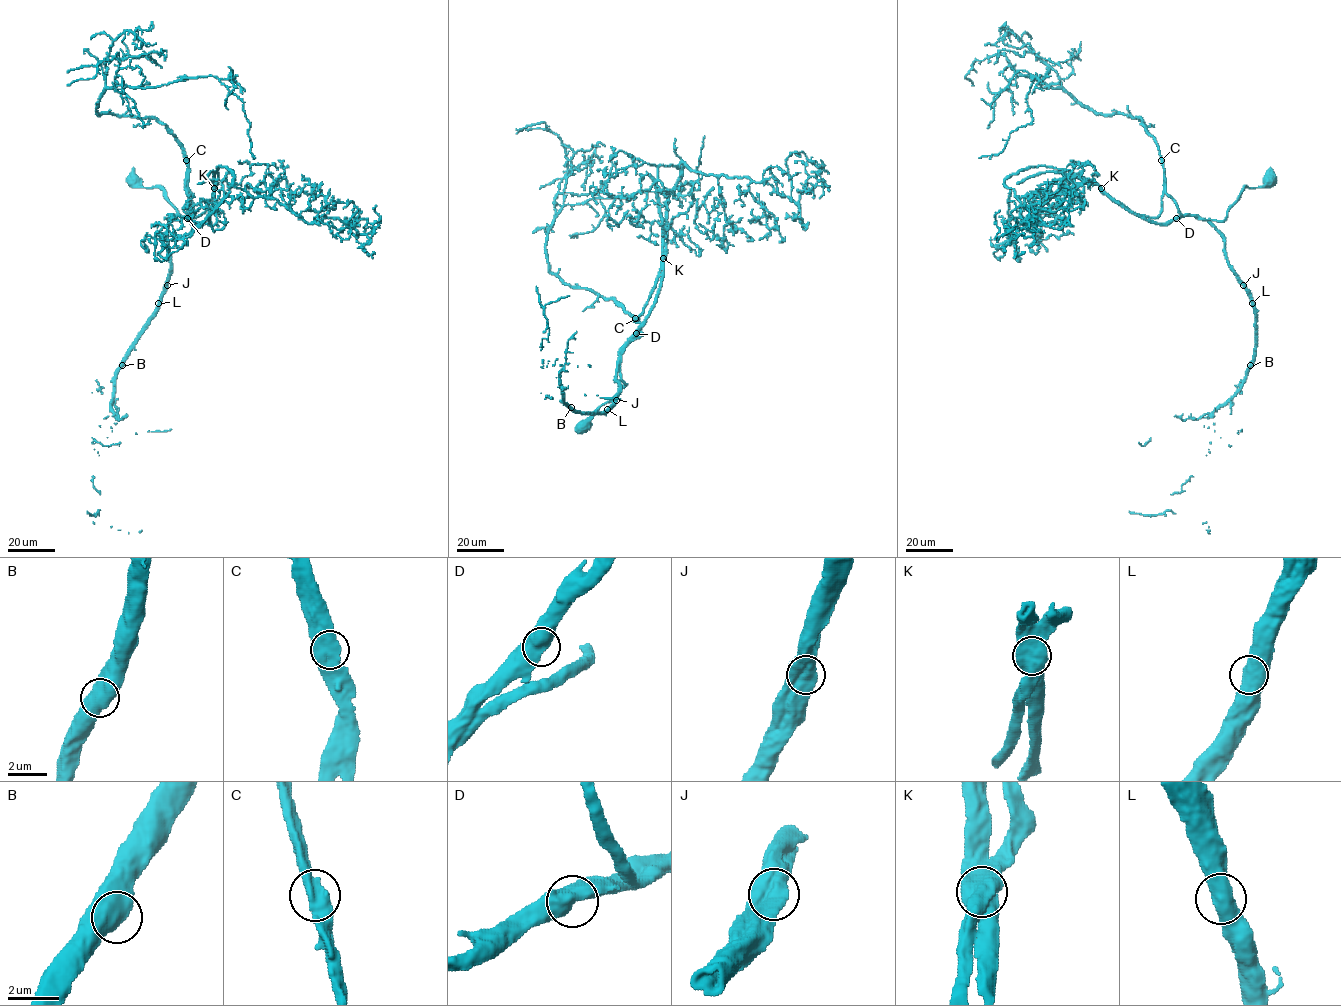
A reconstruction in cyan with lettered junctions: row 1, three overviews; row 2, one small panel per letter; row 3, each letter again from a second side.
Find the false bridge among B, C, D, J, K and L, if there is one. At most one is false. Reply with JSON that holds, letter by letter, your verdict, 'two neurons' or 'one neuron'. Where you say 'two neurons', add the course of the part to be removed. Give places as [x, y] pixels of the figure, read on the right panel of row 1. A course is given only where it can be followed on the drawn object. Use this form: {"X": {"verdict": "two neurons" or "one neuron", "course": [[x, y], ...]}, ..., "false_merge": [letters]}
{"B": {"verdict": "one neuron"}, "C": {"verdict": "one neuron"}, "D": {"verdict": "one neuron"}, "J": {"verdict": "one neuron"}, "K": {"verdict": "two neurons", "course": [[1100, 188], [1155, 223], [1207, 220], [1254, 309], [1221, 437], [1171, 494], [1209, 530]]}, "L": {"verdict": "one neuron"}, "false_merge": ["K"]}

